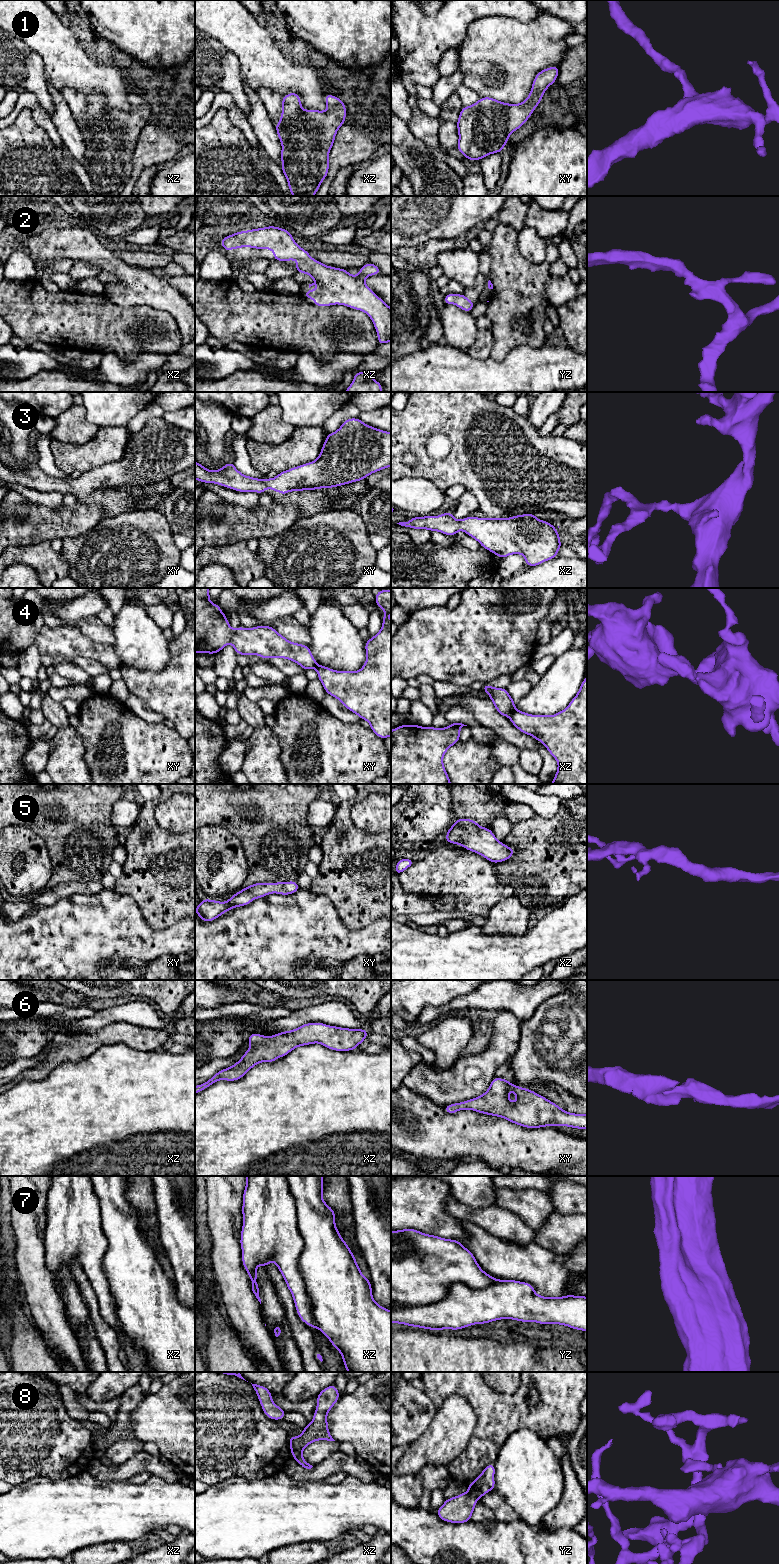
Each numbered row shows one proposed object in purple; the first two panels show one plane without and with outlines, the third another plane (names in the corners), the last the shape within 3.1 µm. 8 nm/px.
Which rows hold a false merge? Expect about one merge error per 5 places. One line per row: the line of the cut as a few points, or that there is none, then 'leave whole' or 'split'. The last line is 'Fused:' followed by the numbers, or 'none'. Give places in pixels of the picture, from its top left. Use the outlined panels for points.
1: no cut; leave whole
2: no cut; leave whole
3: no cut; leave whole
4: cut in xz along (514, 708), (510, 715); split
5: no cut; leave whole
6: no cut; leave whole
7: cut in xz along (285, 1176), (303, 1242), (299, 1269), (317, 1326); split
8: cut in yz along (468, 1491), (476, 1499); split
Fused: 4, 7, 8

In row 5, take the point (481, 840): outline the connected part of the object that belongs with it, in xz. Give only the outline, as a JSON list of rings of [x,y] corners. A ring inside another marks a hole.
[[[457,818],[446,832],[445,841],[463,846],[495,864],[510,859],[515,852],[514,848],[499,842],[491,829],[479,826],[470,818]]]

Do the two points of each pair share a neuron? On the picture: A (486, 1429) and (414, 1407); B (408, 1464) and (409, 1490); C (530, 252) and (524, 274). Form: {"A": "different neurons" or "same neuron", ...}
{"A": "different neurons", "B": "different neurons", "C": "different neurons"}

